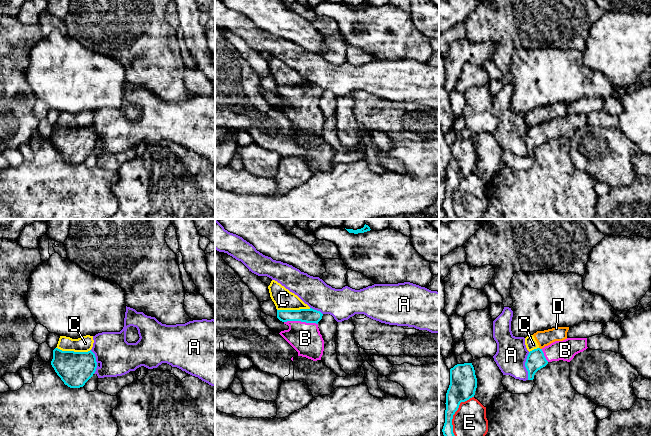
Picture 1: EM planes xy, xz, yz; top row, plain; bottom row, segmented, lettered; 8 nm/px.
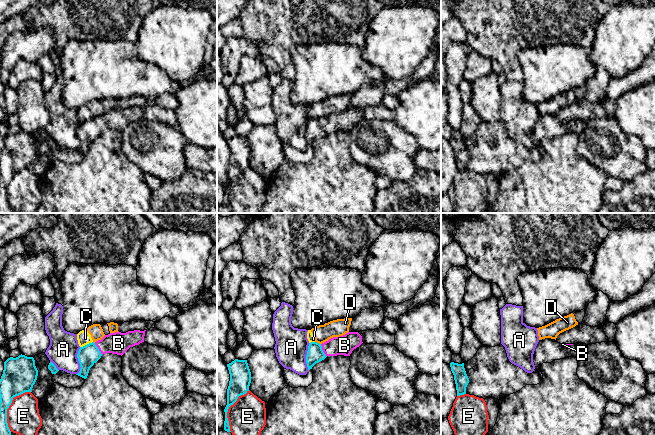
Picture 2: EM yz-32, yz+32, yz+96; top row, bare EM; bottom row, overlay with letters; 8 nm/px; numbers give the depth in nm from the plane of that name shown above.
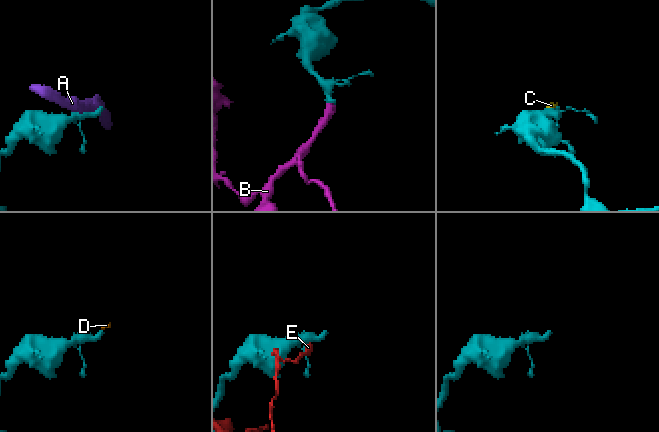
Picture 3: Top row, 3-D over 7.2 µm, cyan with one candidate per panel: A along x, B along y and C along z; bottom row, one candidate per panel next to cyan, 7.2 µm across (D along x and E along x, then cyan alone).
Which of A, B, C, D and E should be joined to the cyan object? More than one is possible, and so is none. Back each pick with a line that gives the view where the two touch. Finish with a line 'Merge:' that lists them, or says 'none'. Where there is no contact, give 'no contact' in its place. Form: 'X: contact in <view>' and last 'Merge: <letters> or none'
B: contact in xz
Merge: B

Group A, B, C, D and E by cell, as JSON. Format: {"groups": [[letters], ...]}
{"groups": [["A"], ["B"], ["C", "D"], ["E"]]}

